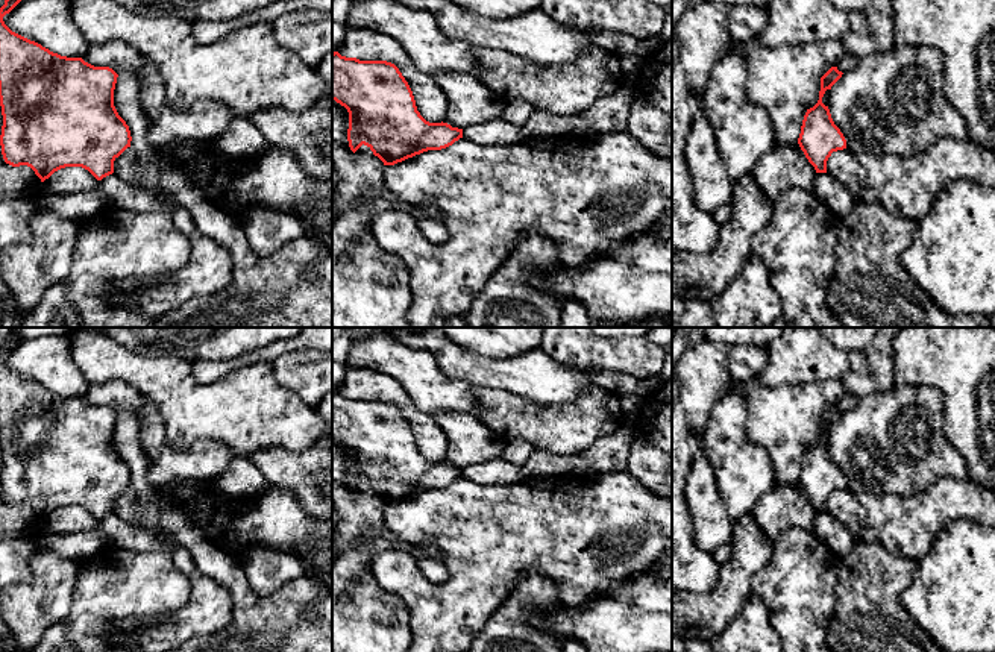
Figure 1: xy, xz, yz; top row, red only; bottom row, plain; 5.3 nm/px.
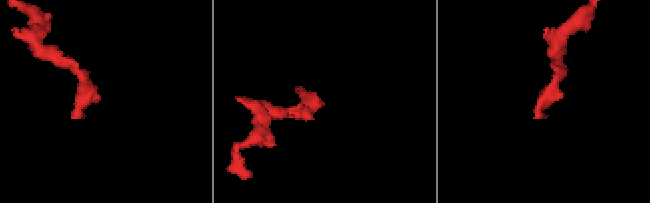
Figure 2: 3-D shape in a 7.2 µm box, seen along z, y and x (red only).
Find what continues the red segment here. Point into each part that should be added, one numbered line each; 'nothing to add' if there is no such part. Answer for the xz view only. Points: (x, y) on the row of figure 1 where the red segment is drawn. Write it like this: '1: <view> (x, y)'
nothing to add

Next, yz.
nothing to add

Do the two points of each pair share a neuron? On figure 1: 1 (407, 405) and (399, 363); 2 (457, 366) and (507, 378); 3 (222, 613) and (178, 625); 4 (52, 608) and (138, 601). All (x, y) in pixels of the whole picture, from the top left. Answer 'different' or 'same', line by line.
1: different
2: same
3: same
4: different

